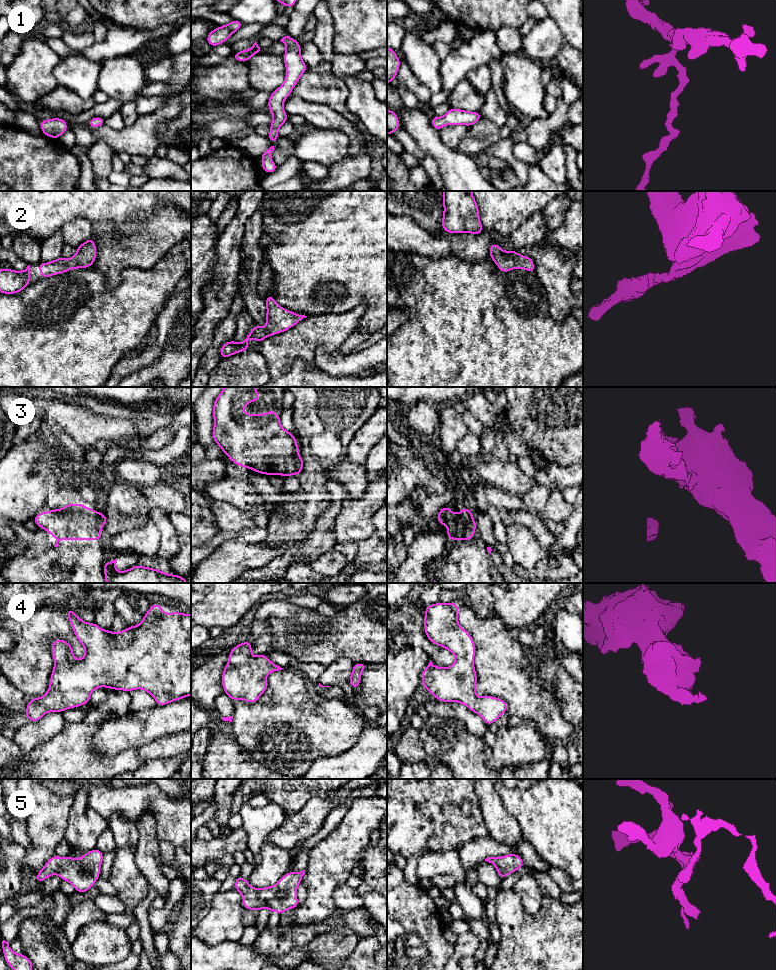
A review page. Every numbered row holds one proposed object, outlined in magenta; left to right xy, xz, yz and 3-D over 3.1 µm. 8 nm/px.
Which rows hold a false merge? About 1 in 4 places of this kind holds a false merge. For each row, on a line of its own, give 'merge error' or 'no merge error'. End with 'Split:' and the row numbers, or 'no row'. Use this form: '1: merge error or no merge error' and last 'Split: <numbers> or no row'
1: no merge error
2: no merge error
3: merge error
4: no merge error
5: no merge error
Split: 3

